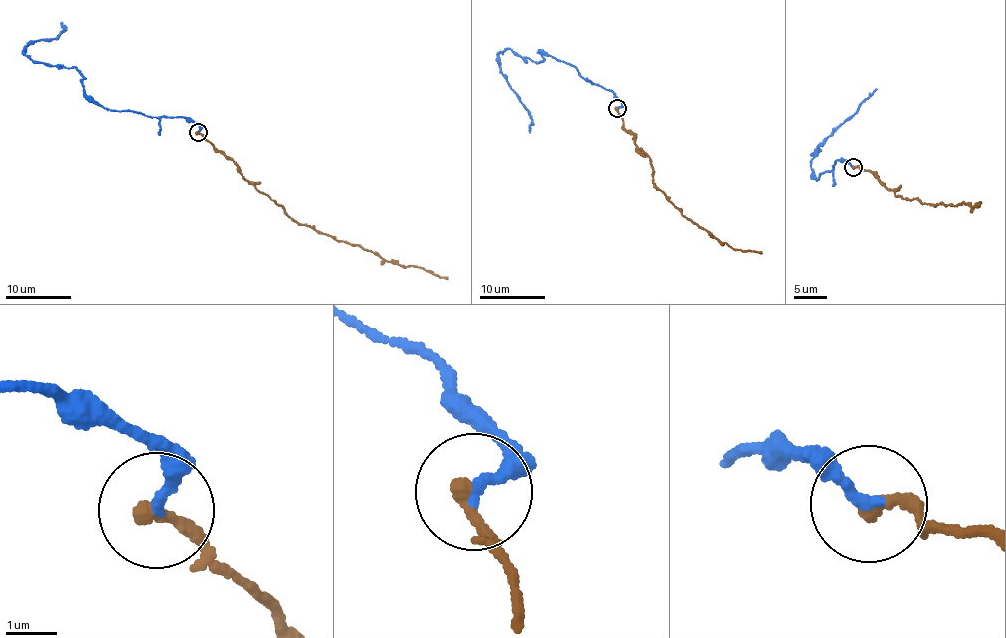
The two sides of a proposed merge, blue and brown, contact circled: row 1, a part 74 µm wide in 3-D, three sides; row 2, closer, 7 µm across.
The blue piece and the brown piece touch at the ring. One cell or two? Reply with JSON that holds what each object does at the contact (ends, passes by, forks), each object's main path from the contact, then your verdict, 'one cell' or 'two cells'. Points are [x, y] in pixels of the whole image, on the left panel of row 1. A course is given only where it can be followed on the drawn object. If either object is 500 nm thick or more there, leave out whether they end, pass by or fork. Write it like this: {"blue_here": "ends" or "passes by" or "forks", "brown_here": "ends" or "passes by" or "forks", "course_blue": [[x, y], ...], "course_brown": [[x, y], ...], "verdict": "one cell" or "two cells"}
{"blue_here": "ends", "brown_here": "ends", "course_blue": [[198, 132], [185, 118], [110, 111], [85, 93], [75, 68], [34, 62], [24, 52], [57, 37], [61, 22]], "course_brown": [[198, 132], [289, 217], [358, 244], [399, 265], [419, 266], [447, 279]], "verdict": "one cell"}

